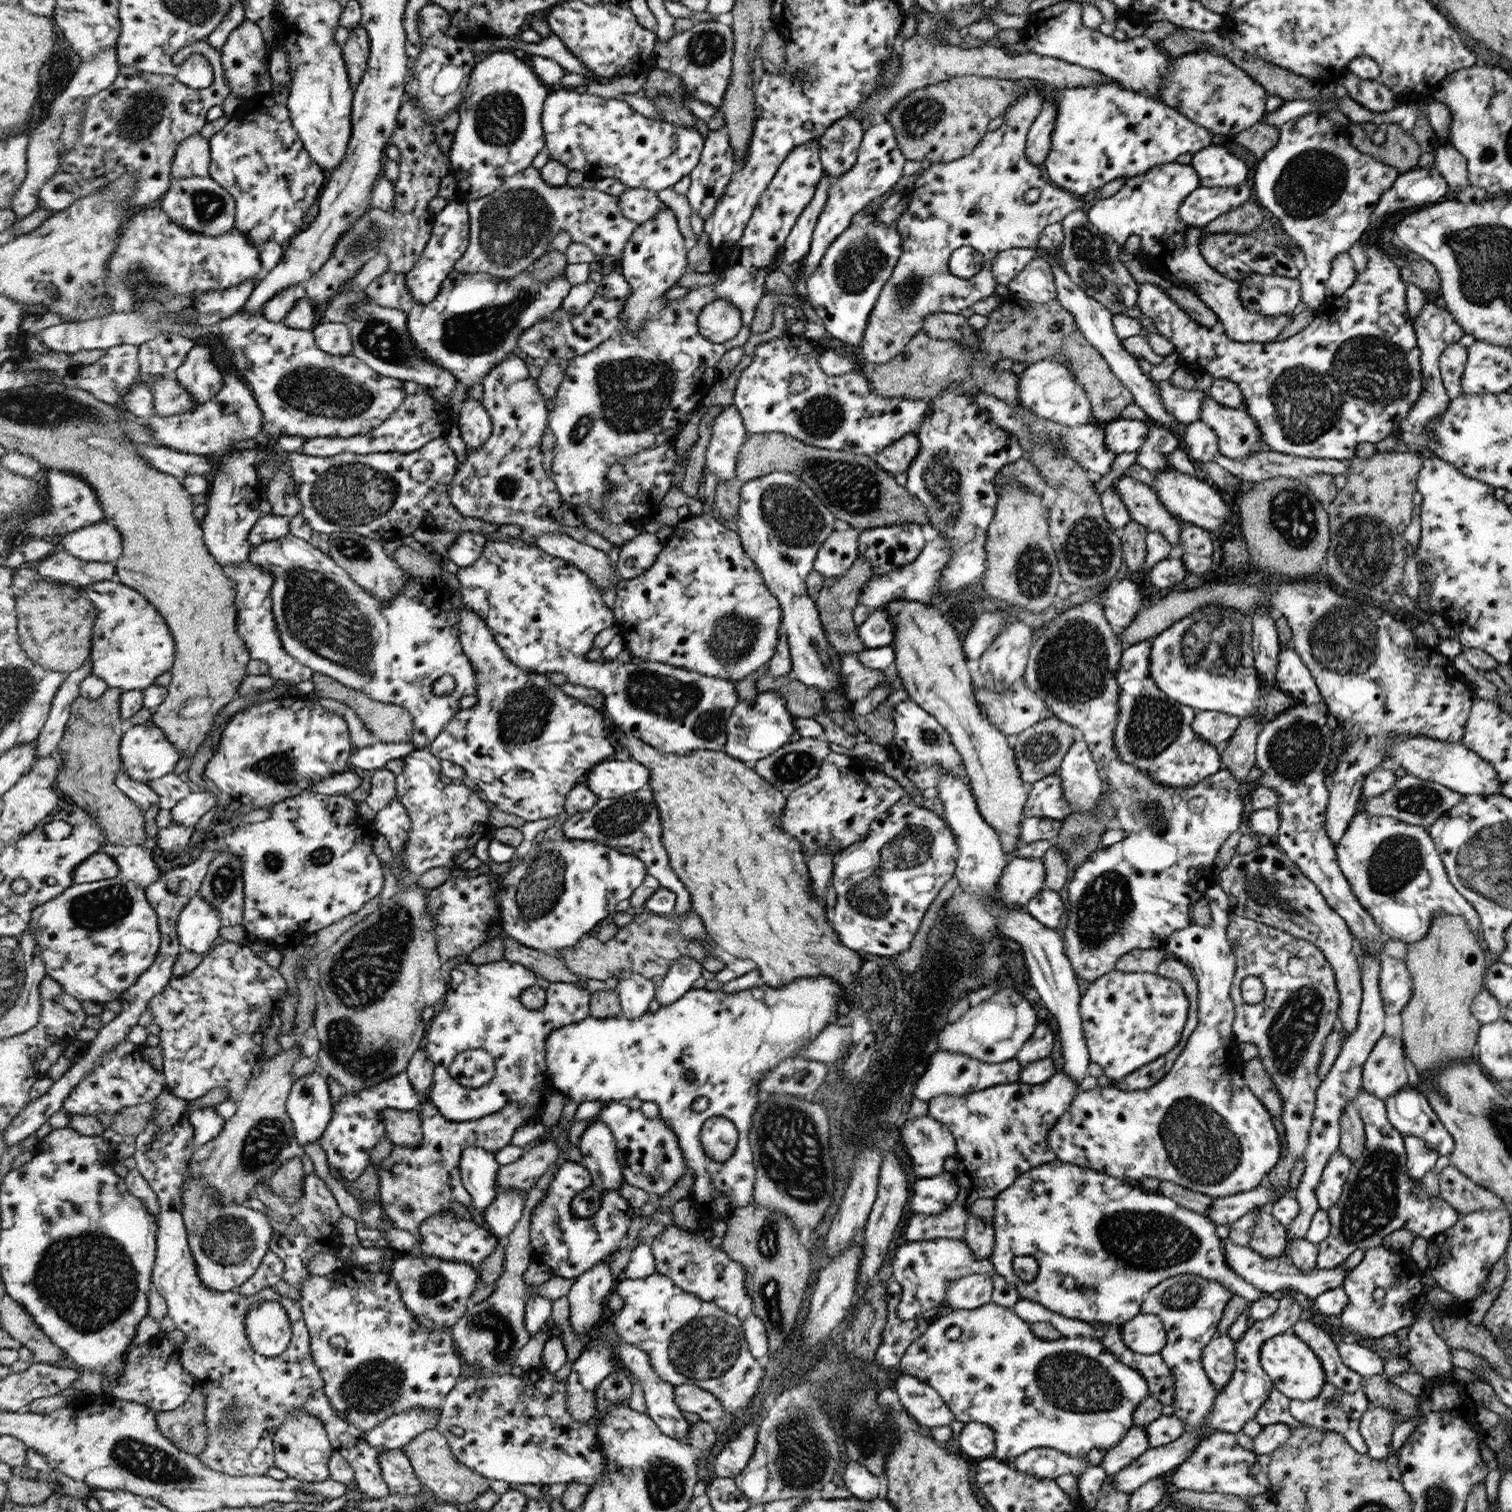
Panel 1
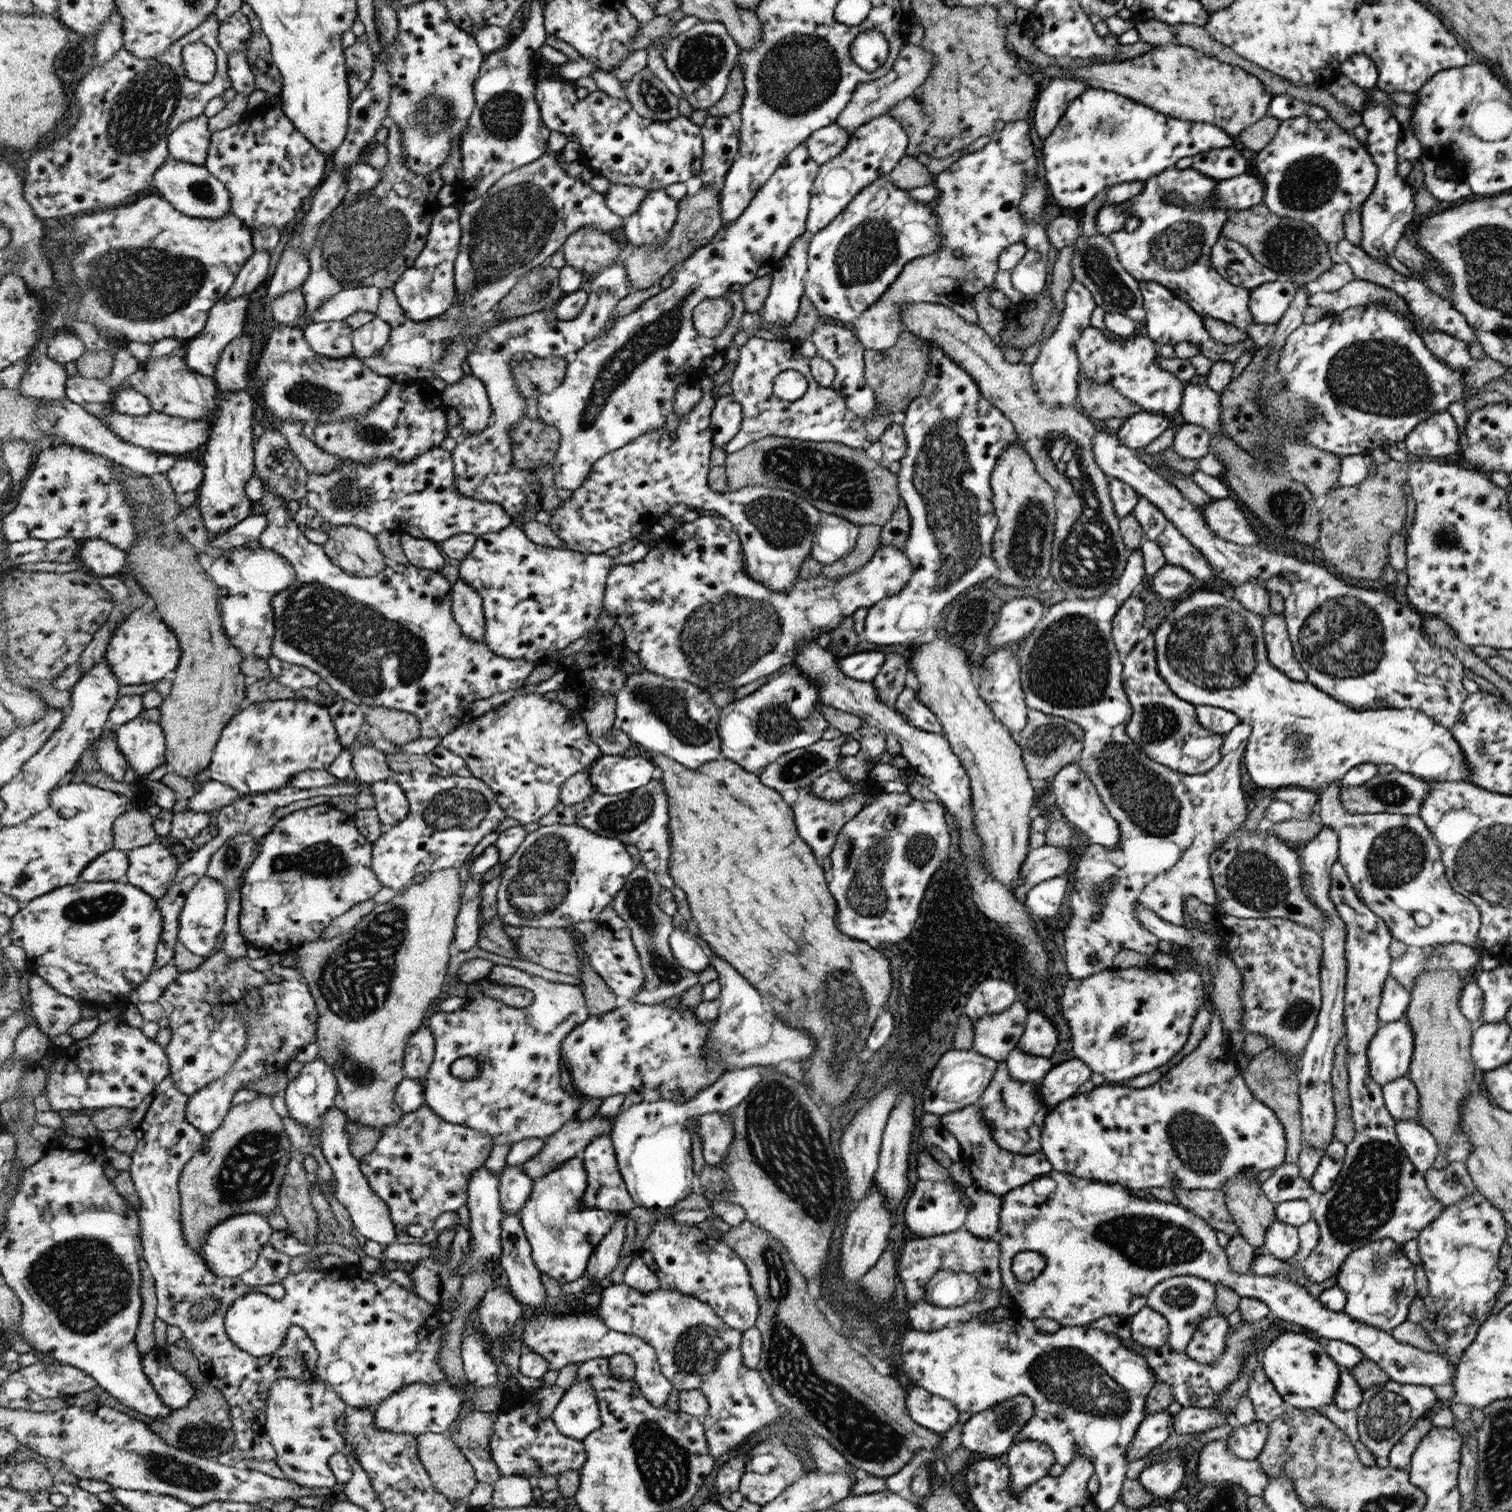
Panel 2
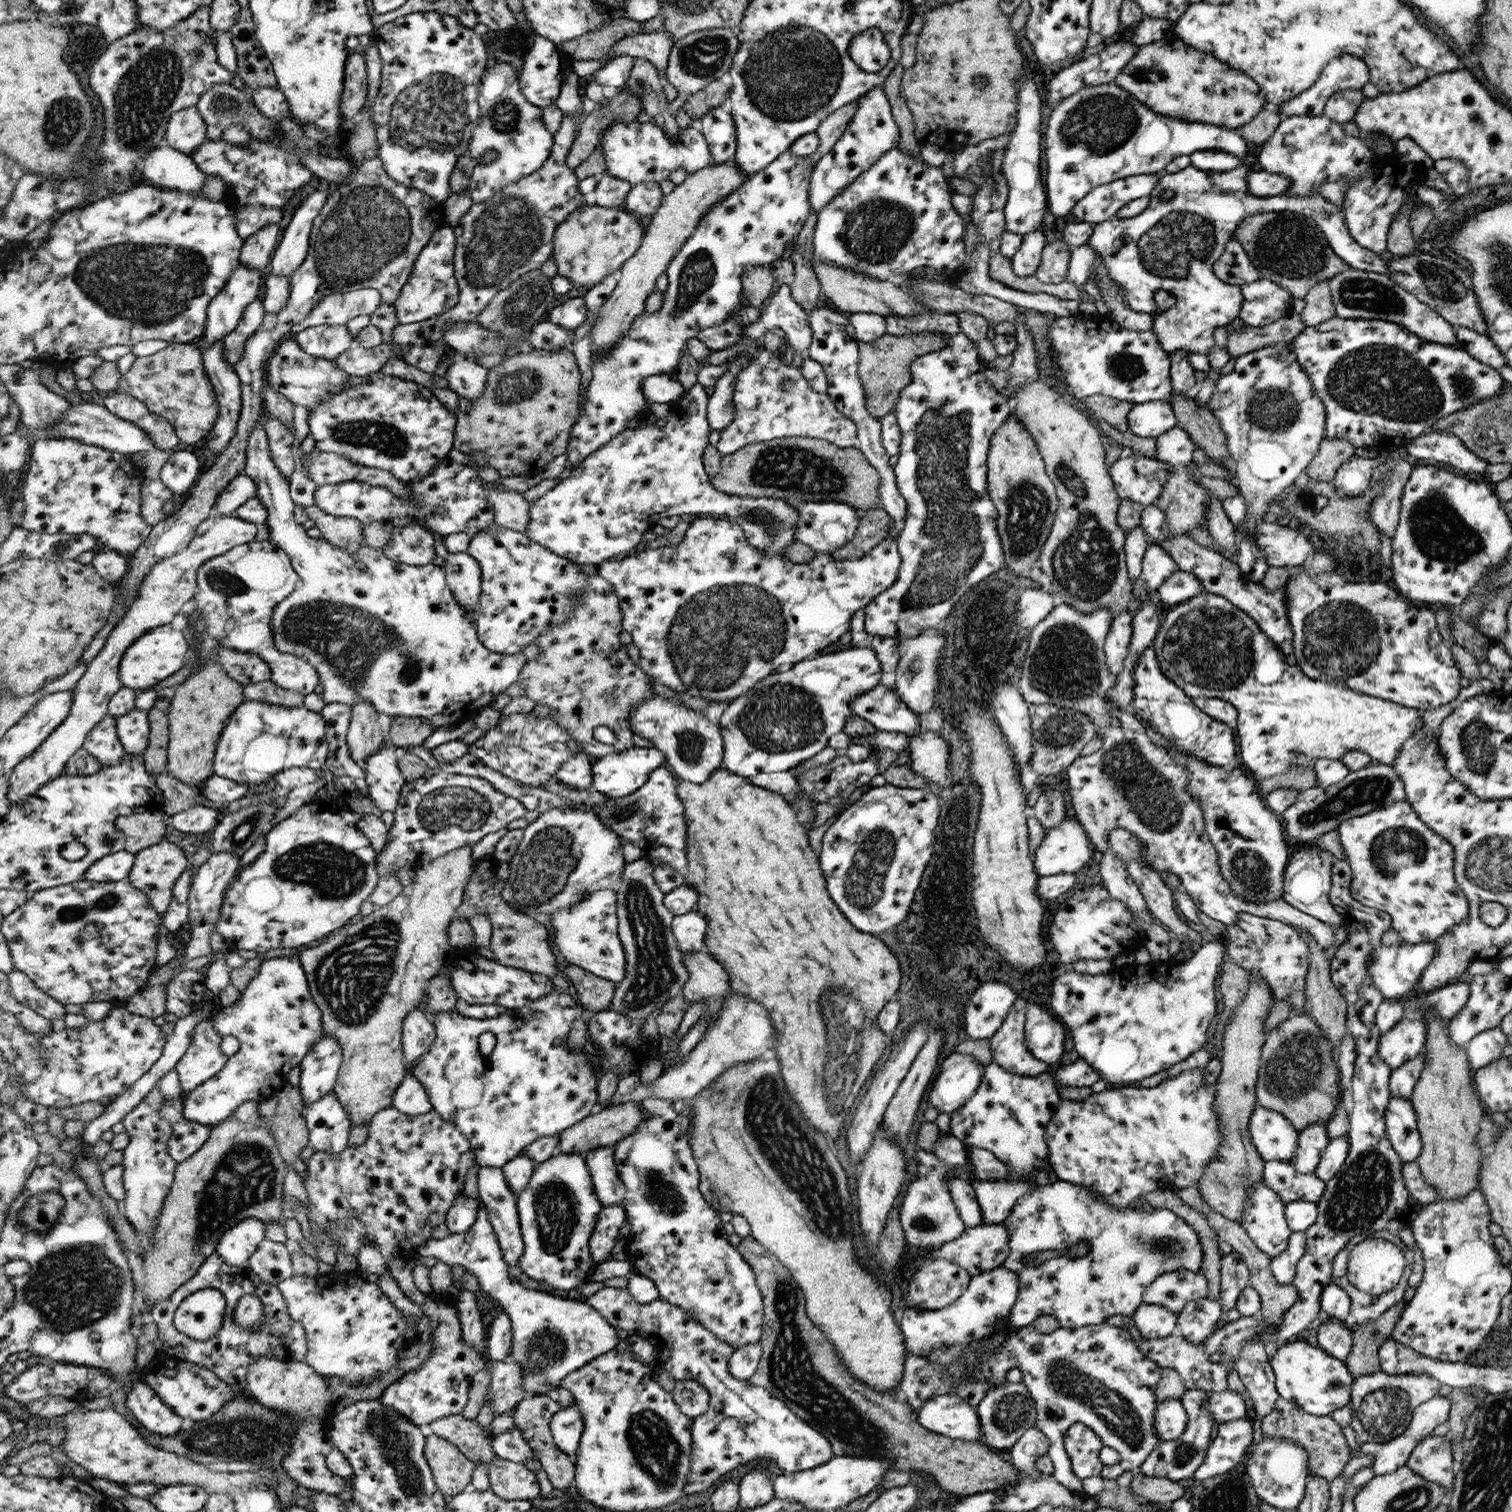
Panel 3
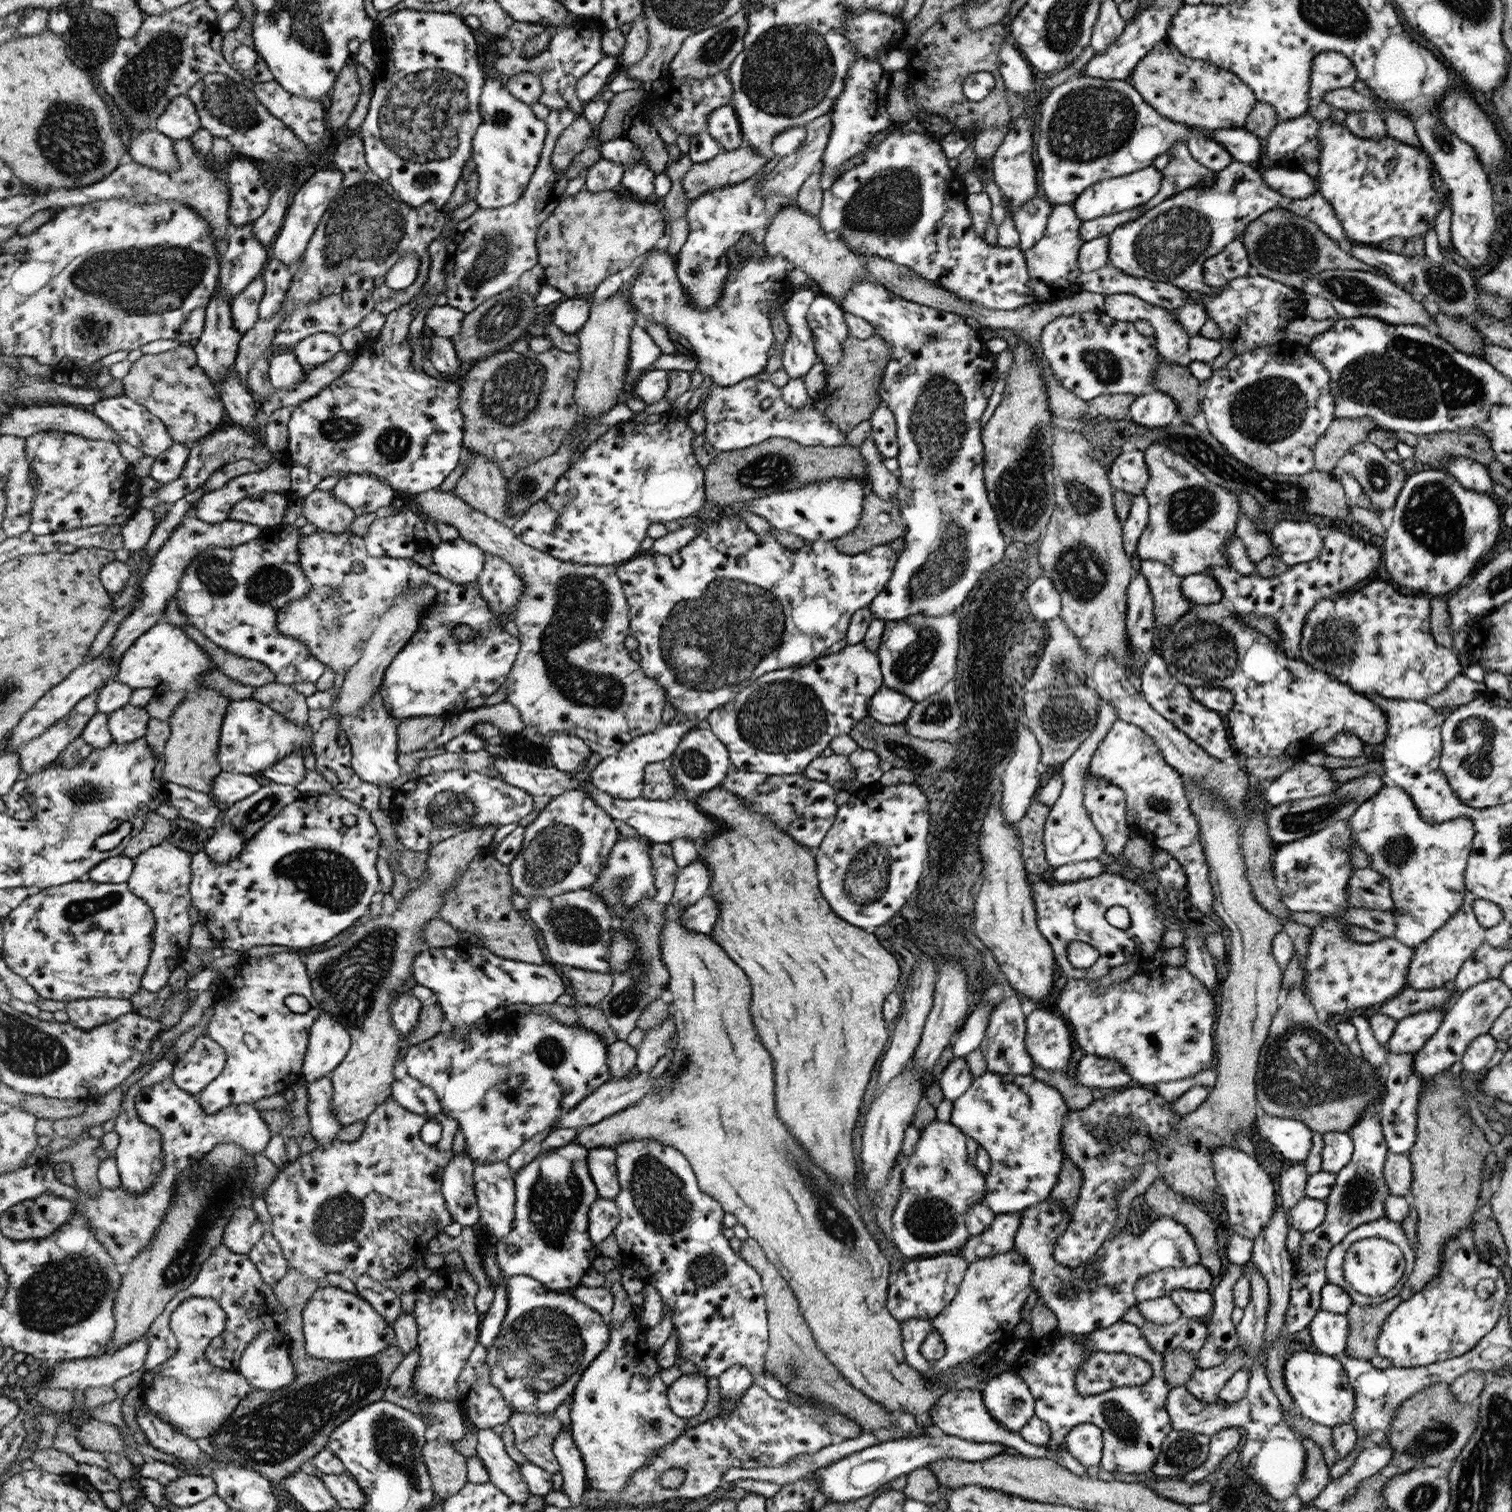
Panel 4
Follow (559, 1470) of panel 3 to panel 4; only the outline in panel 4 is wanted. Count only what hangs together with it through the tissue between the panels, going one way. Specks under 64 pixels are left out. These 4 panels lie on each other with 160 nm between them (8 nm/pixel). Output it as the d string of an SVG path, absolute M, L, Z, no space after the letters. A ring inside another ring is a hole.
M514 1412L508 1420L514 1430L515 1448L528 1462L553 1473L561 1470L553 1453L553 1442L563 1424L554 1413Z

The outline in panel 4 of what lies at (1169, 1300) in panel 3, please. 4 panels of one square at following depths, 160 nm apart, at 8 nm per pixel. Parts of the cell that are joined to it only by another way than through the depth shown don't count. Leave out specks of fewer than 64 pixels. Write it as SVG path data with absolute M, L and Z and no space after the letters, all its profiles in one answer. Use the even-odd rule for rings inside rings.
M1195 1264L1176 1268L1160 1269L1143 1276L1137 1283L1138 1302L1170 1297L1173 1290L1206 1291L1212 1284L1213 1276L1205 1266Z

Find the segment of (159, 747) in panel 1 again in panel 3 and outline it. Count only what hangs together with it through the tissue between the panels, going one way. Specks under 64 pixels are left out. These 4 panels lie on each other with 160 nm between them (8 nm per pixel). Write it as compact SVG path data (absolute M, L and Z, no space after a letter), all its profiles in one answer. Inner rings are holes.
M138 708L118 718L119 734L129 754L146 754L150 749L152 737L151 718L149 711Z

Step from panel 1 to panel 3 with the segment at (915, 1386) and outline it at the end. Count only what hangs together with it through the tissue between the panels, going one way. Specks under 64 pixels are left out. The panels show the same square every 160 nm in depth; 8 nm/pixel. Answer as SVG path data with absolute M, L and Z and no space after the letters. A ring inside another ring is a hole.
M958 1394L929 1398L917 1410L921 1425L948 1438L978 1441L981 1421L977 1408L966 1404Z

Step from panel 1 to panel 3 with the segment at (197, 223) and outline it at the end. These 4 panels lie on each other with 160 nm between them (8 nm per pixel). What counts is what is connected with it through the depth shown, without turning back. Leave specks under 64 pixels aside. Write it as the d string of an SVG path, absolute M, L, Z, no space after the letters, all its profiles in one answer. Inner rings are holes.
M167 143L148 154L142 170L158 188L200 195L206 199L206 171L201 170L192 155Z

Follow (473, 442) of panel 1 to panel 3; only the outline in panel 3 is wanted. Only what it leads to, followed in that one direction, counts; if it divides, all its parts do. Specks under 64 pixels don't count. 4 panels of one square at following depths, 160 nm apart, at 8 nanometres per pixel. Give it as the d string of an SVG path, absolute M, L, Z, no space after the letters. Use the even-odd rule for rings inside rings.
M460 358L448 367L445 374L450 390L456 391L464 399L478 399L484 394L488 369L476 360Z

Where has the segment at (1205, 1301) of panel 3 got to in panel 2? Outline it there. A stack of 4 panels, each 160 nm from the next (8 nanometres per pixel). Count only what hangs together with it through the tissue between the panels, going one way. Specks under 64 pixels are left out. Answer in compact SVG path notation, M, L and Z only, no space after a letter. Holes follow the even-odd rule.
M1214 1312L1208 1318L1200 1321L1185 1353L1200 1365L1214 1363L1216 1359L1222 1357L1226 1347L1227 1334L1232 1329L1228 1319Z

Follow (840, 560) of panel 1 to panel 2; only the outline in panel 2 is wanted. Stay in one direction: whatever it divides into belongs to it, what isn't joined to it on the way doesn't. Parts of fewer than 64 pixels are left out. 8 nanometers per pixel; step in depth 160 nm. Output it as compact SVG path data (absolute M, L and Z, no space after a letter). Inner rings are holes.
M826 513L817 526L811 557L823 565L848 557L856 548L859 536L858 524L841 515Z

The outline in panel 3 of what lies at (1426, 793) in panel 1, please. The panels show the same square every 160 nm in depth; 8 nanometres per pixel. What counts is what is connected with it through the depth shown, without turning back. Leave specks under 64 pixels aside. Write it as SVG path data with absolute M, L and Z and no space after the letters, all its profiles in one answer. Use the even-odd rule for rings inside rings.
M1379 763L1366 765L1356 772L1347 772L1345 777L1330 786L1314 786L1301 790L1296 802L1283 814L1282 824L1285 836L1308 843L1325 832L1337 830L1338 825L1349 818L1364 817L1371 810L1385 807L1392 802L1407 800L1406 790L1399 774L1392 765Z

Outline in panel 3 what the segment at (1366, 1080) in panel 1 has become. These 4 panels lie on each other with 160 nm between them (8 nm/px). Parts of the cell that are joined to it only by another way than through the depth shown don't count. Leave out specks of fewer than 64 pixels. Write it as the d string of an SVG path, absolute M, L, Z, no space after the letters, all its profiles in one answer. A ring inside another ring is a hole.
M1404 1016L1388 1032L1381 1033L1378 1054L1393 1070L1423 1052L1426 1035L1423 1019L1411 1020Z

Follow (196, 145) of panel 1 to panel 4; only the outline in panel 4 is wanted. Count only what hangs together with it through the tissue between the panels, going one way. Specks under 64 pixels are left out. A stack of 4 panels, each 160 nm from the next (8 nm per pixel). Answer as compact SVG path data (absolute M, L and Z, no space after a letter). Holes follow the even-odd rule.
M183 94L170 104L156 128L174 141L180 141L190 140L203 124L198 107L188 94Z

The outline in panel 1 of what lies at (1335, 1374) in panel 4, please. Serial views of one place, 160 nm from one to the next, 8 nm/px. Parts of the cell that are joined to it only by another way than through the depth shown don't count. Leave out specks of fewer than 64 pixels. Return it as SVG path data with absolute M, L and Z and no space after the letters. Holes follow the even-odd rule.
M1292 1332L1277 1334L1262 1343L1260 1349L1262 1369L1273 1382L1273 1386L1290 1400L1308 1400L1317 1397L1327 1382L1324 1368L1318 1355L1298 1335Z

